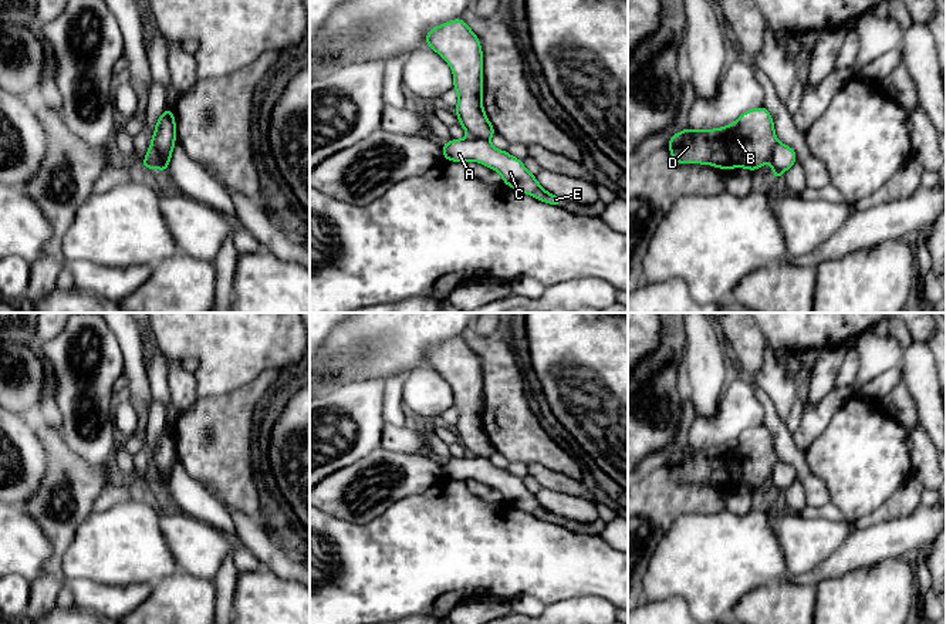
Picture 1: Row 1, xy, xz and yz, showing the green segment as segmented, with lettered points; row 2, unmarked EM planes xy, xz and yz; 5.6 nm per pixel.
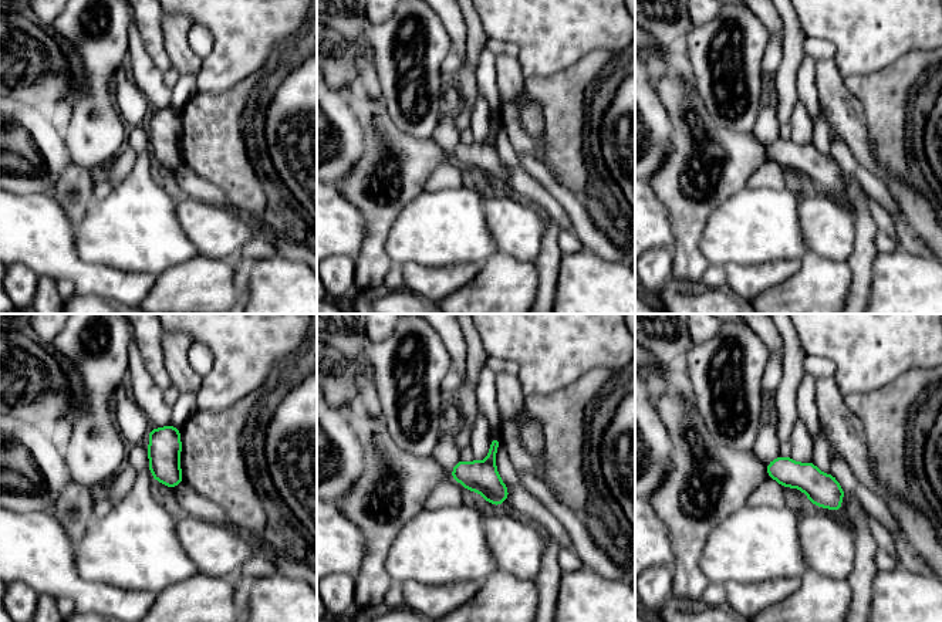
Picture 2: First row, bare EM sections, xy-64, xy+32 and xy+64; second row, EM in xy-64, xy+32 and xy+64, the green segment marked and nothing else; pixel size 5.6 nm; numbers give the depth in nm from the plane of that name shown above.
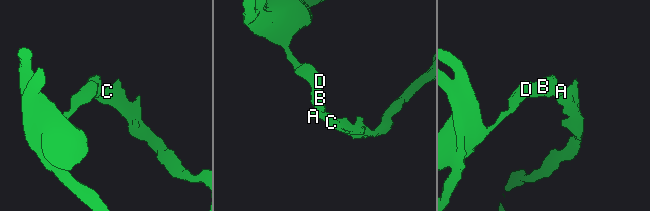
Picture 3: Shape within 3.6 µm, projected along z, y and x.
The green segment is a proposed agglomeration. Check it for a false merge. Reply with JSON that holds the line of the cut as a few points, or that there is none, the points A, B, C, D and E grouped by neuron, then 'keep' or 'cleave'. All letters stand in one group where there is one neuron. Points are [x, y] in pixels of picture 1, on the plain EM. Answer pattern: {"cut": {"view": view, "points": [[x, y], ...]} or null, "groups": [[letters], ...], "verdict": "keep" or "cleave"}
{"cut": {"view": "xz", "points": [[468, 454], [487, 458]]}, "groups": [["A", "C", "E"], ["B", "D"]], "verdict": "cleave"}

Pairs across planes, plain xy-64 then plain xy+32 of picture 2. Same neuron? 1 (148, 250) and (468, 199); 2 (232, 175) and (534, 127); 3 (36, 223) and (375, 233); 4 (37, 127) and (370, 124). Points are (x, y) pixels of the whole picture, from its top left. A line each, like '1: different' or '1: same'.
1: same
2: different
3: different
4: different

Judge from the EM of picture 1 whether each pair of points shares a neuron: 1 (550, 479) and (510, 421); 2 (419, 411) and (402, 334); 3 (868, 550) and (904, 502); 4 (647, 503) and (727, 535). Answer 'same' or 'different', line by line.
1: different
2: different
3: different
4: different

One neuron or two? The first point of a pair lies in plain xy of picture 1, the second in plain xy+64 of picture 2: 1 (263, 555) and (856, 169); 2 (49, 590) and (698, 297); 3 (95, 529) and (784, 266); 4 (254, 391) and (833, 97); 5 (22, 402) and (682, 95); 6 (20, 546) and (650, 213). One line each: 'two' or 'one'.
1: one
2: two
3: two
4: two
5: two
6: one

